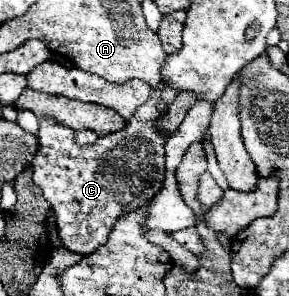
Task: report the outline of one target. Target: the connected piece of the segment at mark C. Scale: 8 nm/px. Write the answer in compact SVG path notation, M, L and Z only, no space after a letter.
M163 83L159 91L151 91L147 103L135 111L124 129L86 146L75 143L73 129L63 127L53 119L41 119L39 151L31 163L33 183L41 187L45 201L51 205L59 237L67 249L75 253L93 253L107 243L109 233L121 215L137 211L163 189L163 147L171 133L157 125L157 121L163 117L159 103L167 103L169 107L175 101L175 93L175 89Z

